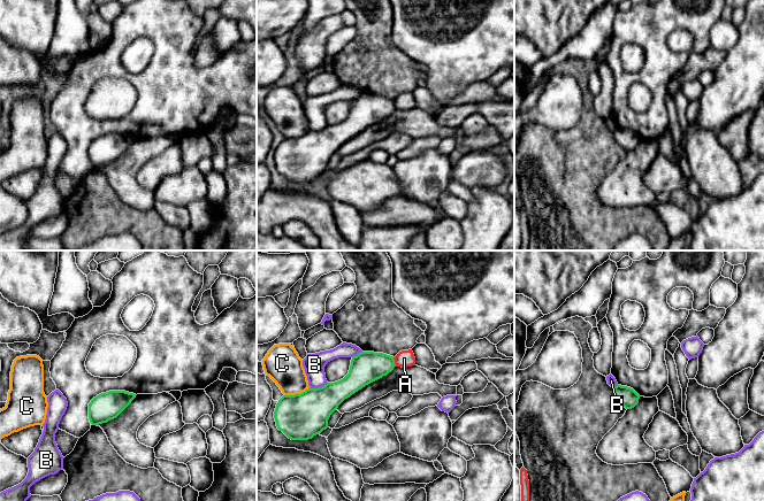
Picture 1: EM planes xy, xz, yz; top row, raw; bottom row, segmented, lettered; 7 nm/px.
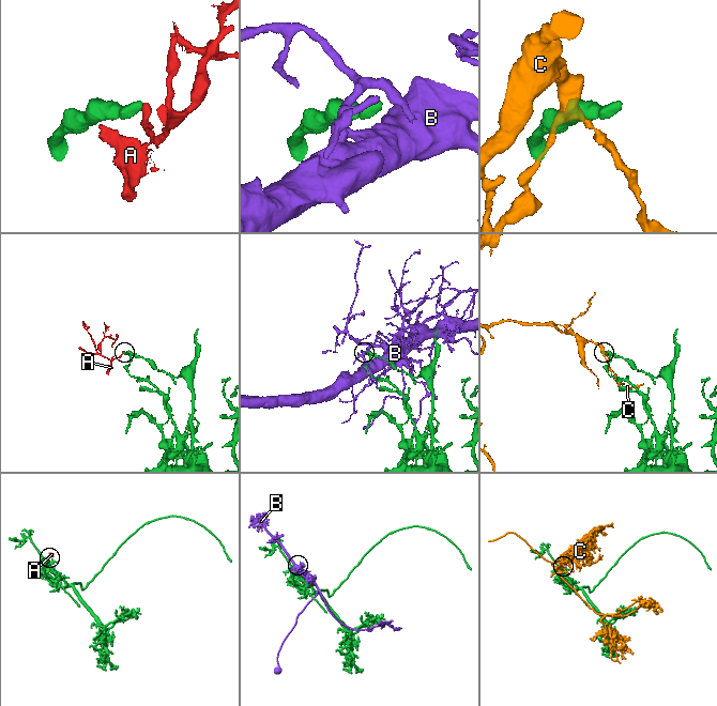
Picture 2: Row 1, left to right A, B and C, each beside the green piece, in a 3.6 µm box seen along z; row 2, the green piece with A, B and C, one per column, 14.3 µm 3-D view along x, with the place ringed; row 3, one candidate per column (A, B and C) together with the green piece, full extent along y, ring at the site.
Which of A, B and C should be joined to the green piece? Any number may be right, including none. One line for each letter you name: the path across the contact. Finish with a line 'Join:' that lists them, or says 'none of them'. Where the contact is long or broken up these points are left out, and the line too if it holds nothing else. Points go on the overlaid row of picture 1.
Join: none of them

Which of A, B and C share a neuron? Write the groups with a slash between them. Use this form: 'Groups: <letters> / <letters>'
Groups: A / B / C

